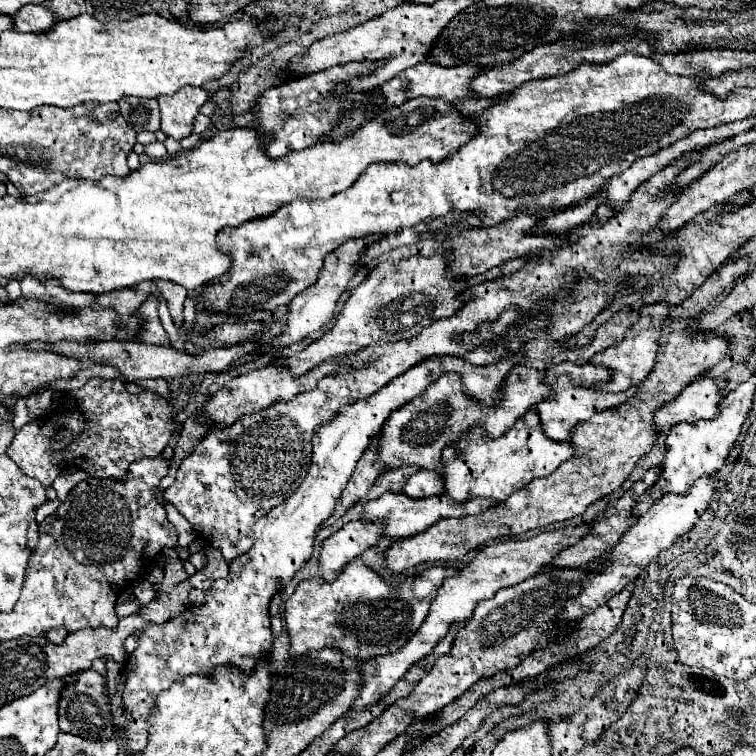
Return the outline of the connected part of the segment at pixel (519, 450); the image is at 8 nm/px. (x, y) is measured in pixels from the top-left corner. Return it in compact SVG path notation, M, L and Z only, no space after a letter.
M535 408L527 410L527 414L523 414L501 438L489 438L483 434L481 426L473 426L459 438L459 442L443 450L441 480L445 486L445 496L457 504L463 504L477 496L503 502L533 478L549 476L569 456L573 456L571 444L549 440L541 430Z

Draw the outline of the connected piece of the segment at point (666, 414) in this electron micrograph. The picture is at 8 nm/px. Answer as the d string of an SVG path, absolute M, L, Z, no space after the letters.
M703 376L695 382L691 382L675 400L665 404L655 412L655 428L659 432L669 432L671 426L679 422L695 422L701 418L715 418L717 416L717 404L721 402L717 384Z

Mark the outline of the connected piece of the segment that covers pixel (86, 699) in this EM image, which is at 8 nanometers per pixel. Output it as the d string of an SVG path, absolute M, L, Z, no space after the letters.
M79 670L75 672L75 680L63 688L59 696L59 728L61 732L77 734L83 738L93 738L93 740L103 740L113 736L113 716L111 708L105 698L105 678L97 672L87 672Z

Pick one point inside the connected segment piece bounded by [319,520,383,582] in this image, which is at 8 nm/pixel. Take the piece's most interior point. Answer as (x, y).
(339, 549)

